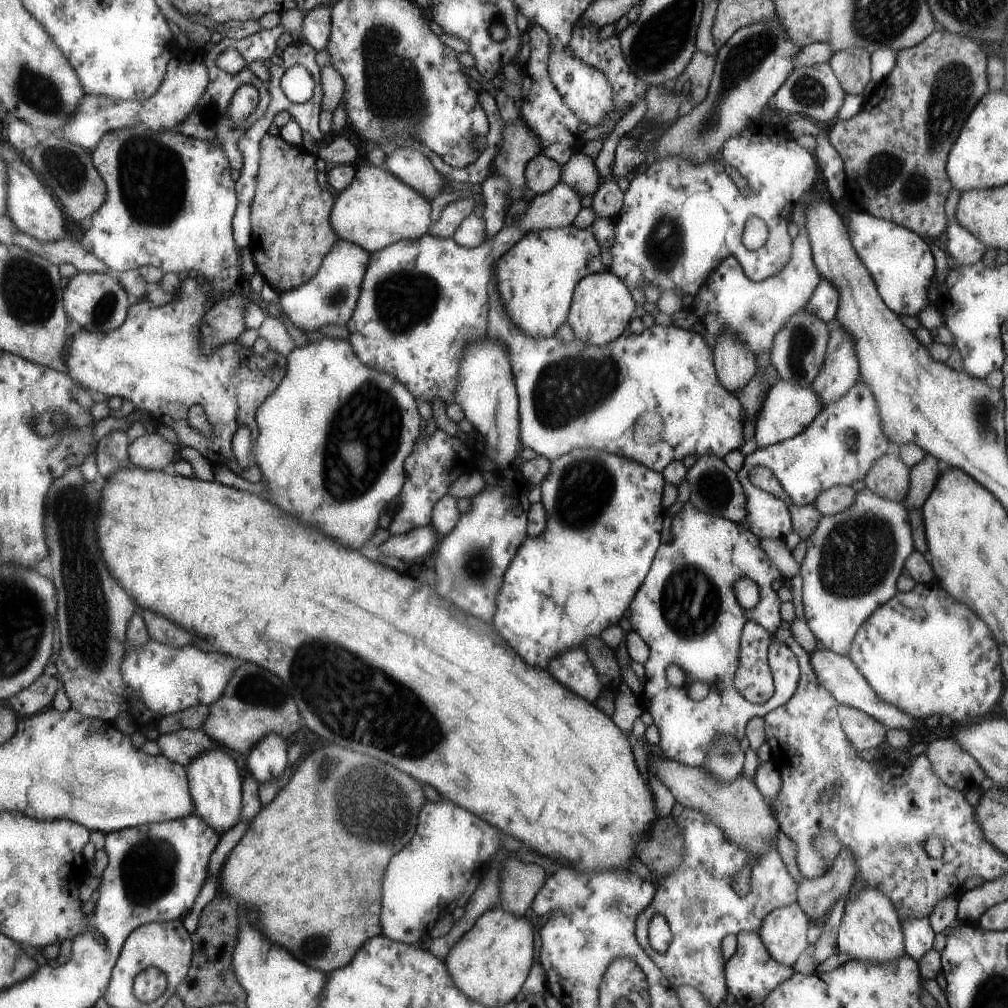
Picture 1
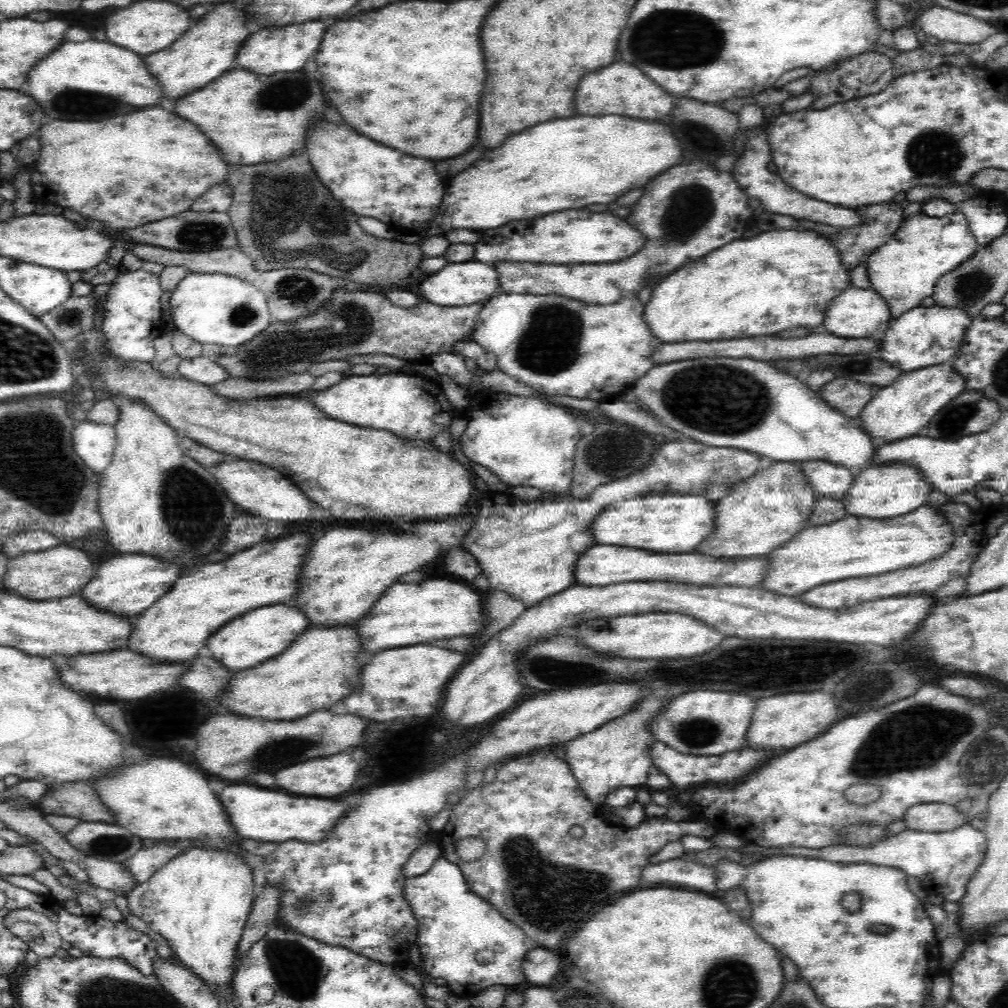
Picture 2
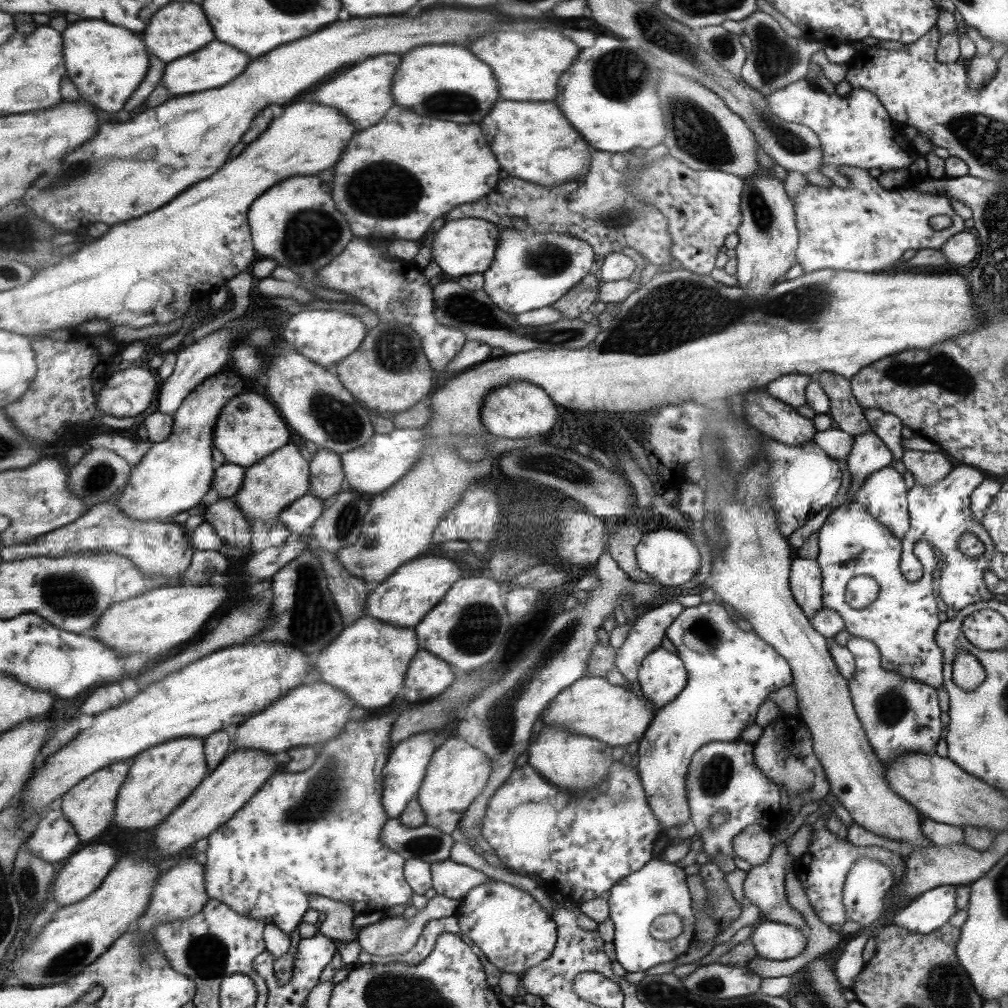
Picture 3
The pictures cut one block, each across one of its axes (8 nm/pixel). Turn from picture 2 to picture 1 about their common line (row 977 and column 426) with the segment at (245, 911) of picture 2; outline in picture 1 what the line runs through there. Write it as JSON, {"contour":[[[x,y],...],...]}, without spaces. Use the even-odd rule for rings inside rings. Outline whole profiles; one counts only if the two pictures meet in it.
{"contour":[[[372,164],[358,168],[350,186],[337,194],[331,225],[340,239],[356,243],[373,253],[400,240],[423,237],[433,223],[431,210],[430,201],[423,194],[408,186],[392,171]]]}

